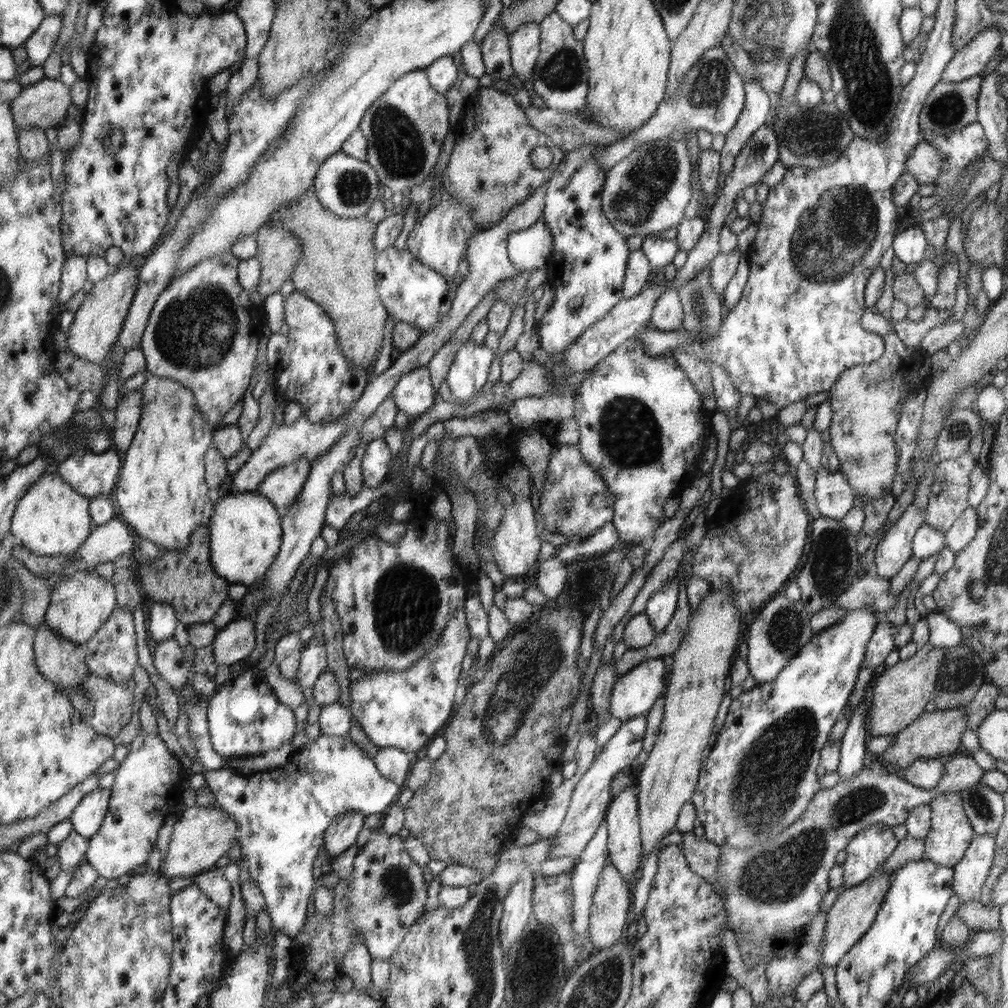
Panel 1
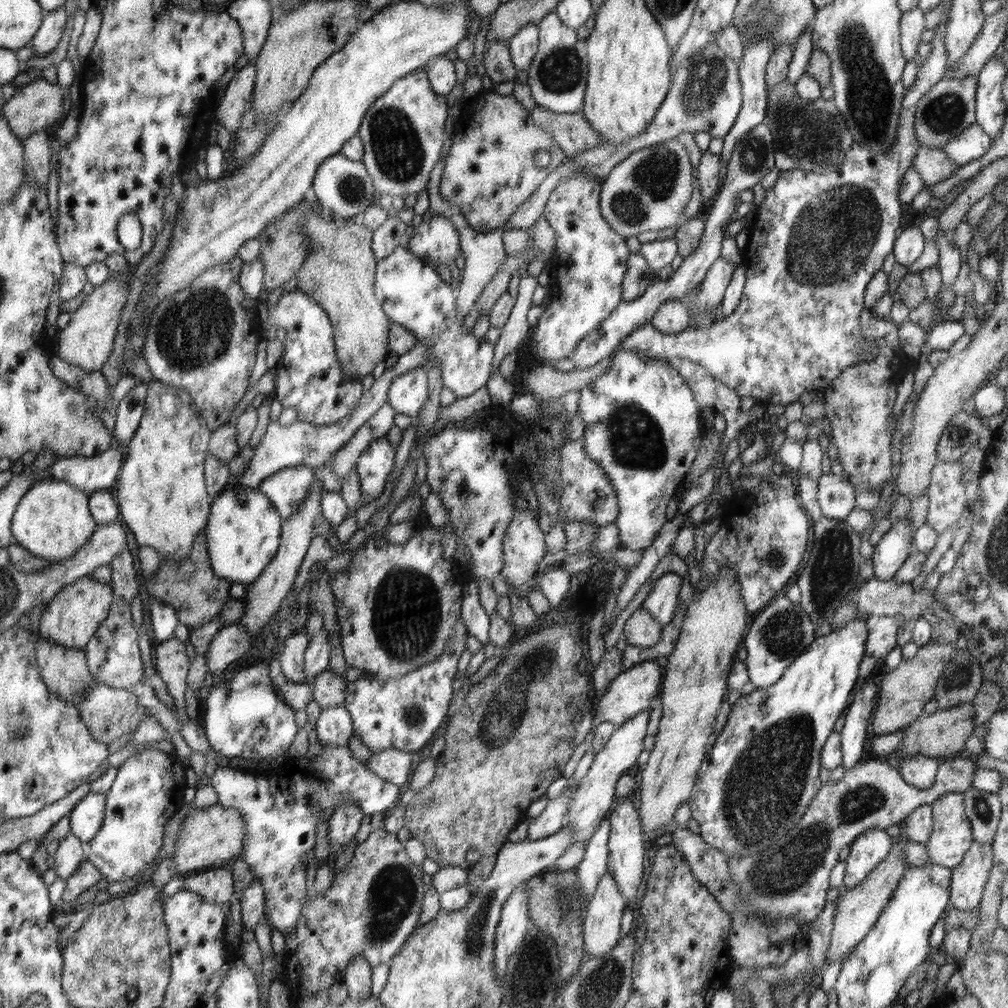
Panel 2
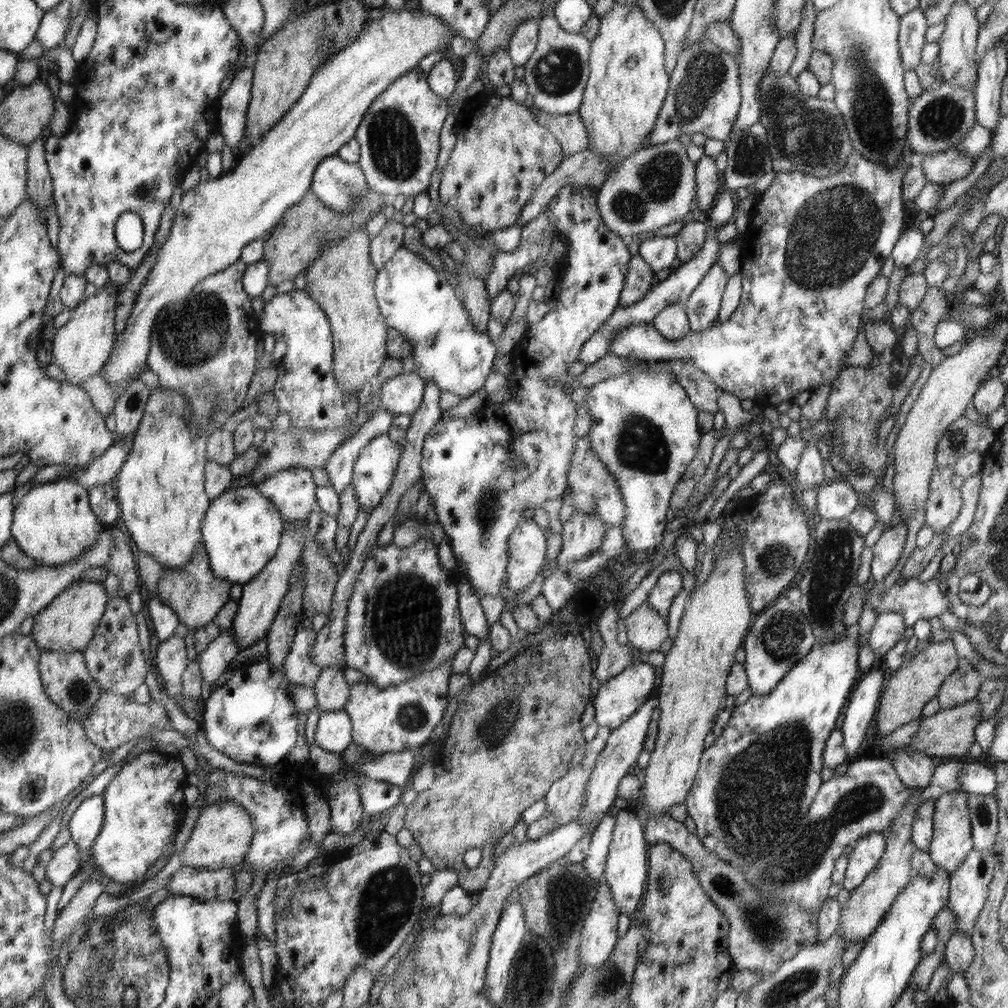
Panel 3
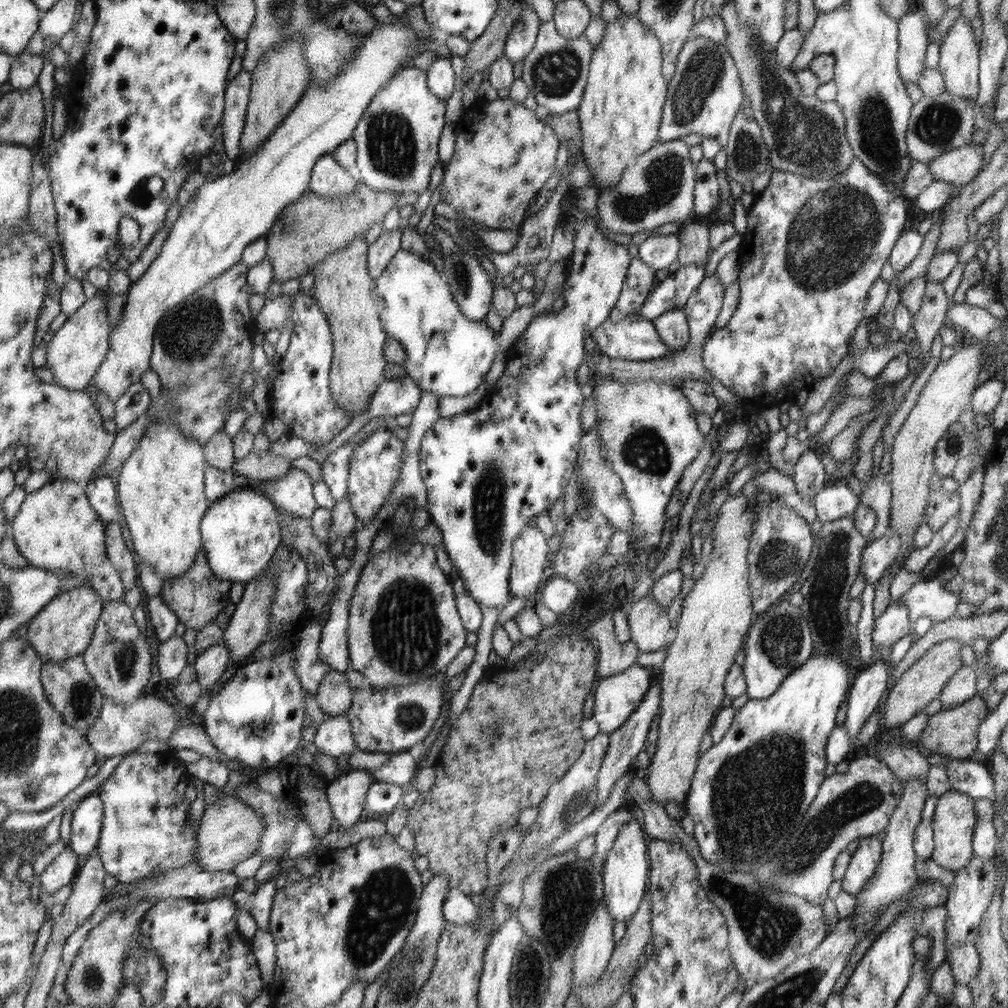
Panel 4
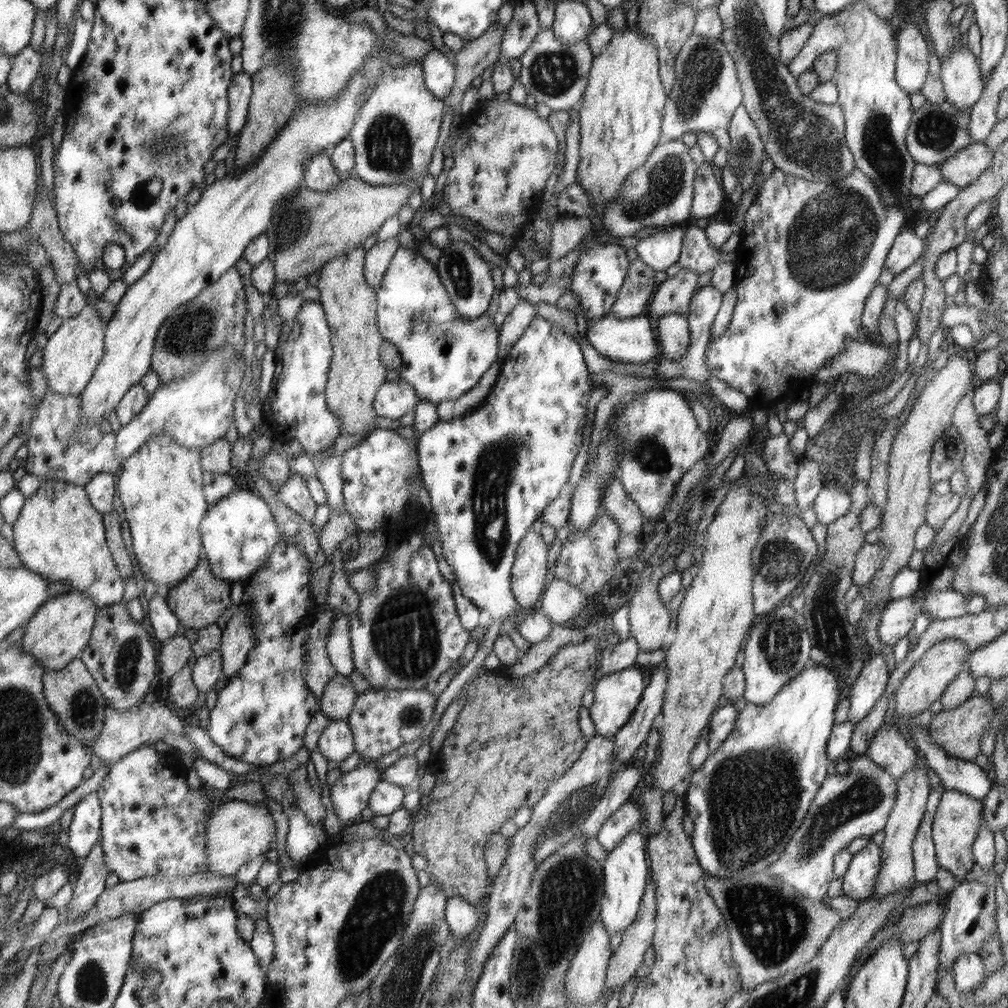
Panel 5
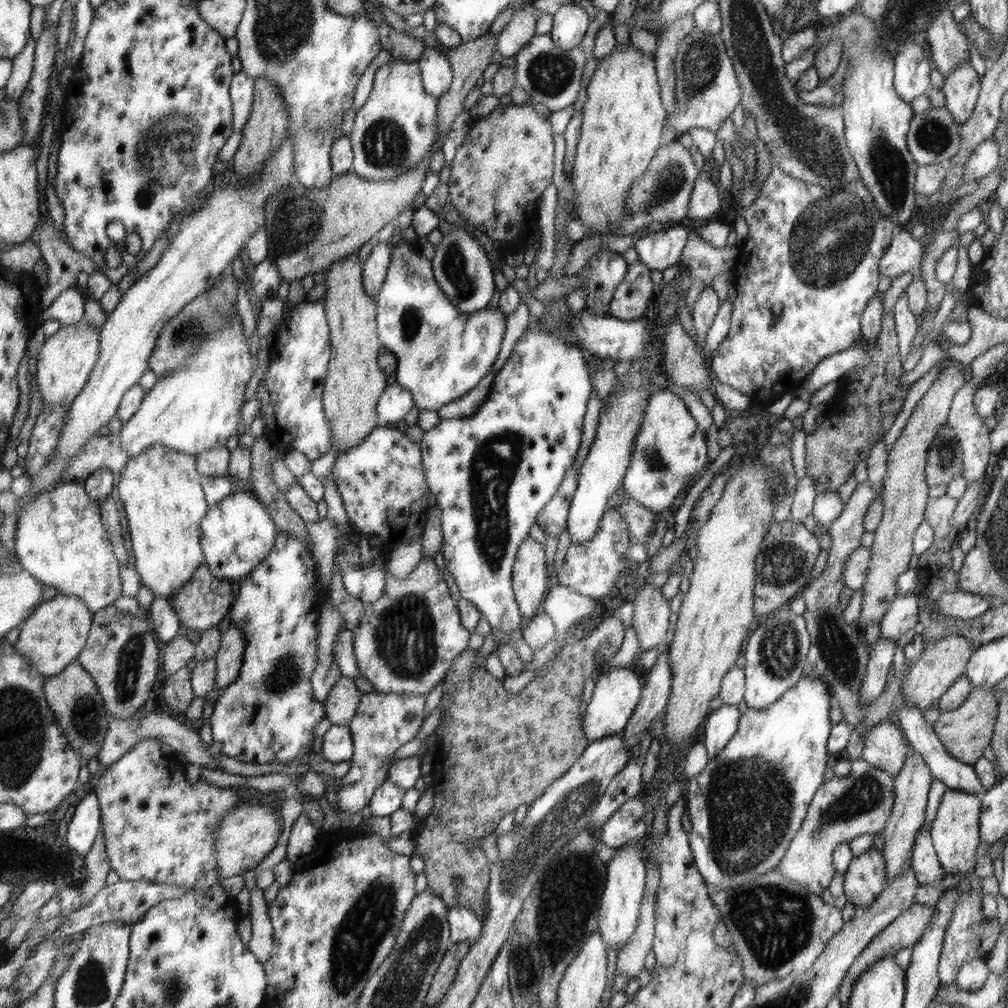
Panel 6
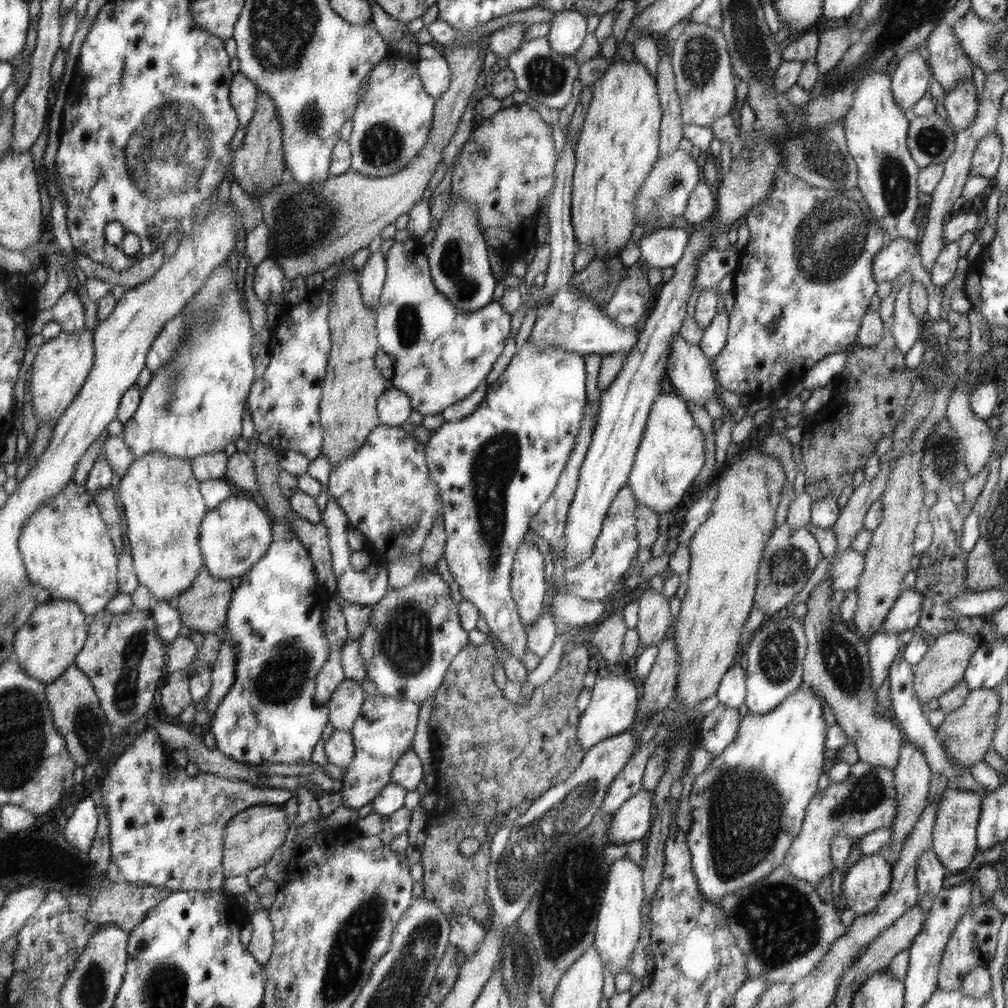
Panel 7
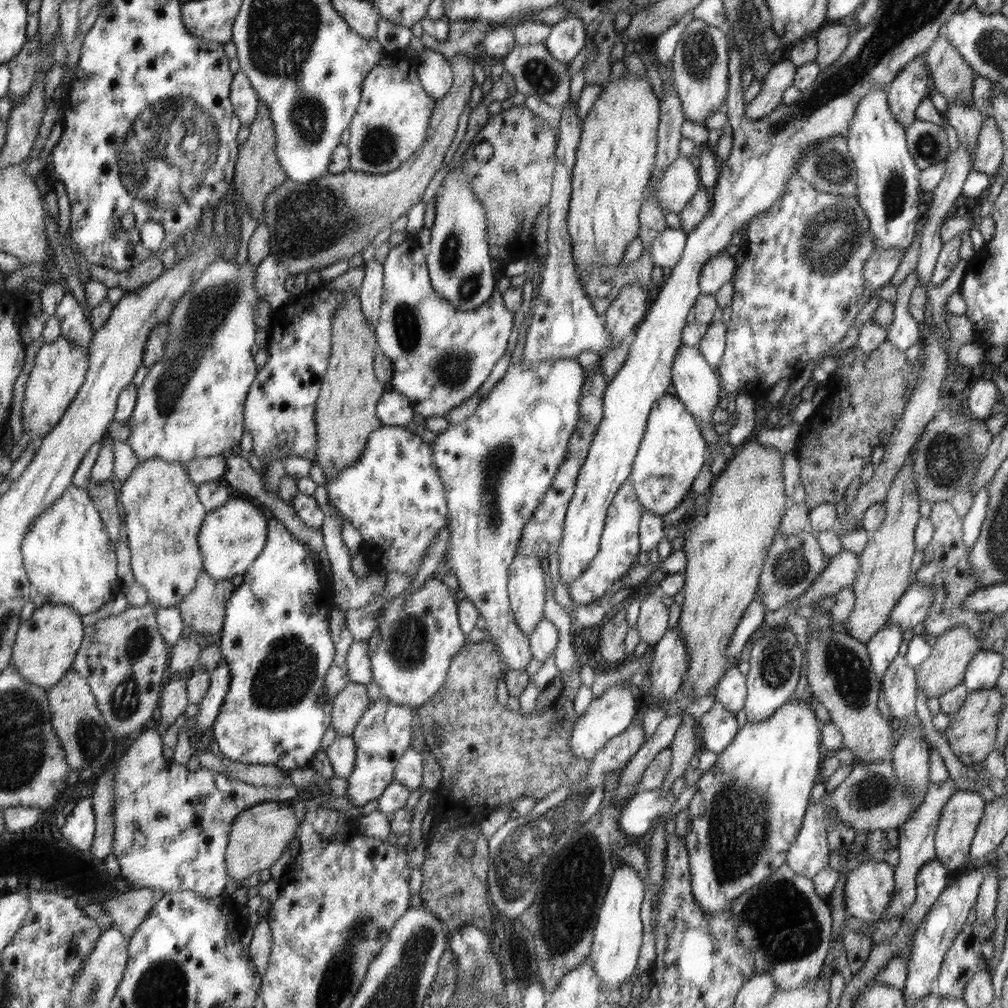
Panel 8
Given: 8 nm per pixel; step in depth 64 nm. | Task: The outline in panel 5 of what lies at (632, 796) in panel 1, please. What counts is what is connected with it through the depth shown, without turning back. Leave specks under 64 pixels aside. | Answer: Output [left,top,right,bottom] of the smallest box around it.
[600,831,648,936]

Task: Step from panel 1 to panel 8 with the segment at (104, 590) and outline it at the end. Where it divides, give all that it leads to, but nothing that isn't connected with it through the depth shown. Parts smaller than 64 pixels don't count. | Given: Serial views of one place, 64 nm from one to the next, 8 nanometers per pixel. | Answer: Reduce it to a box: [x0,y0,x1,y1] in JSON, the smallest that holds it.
[11,603,84,689]

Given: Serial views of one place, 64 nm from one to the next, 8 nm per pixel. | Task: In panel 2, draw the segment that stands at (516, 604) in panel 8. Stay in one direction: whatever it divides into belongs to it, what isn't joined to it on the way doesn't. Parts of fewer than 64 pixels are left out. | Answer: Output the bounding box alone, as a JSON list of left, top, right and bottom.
[501,509,546,588]

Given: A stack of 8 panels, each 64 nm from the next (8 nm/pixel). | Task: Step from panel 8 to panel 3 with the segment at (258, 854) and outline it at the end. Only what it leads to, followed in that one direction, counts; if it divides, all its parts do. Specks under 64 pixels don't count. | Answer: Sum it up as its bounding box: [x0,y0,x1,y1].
[181,800,257,870]

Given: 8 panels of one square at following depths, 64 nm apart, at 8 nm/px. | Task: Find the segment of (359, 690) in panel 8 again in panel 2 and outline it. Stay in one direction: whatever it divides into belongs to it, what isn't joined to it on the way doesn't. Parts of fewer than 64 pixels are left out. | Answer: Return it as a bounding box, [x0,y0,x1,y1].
[309,668,346,709]

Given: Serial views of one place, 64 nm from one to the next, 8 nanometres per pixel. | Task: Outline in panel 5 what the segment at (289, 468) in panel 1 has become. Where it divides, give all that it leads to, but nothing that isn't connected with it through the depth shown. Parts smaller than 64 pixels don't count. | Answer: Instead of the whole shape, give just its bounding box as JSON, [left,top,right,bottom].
[276,474,318,522]

